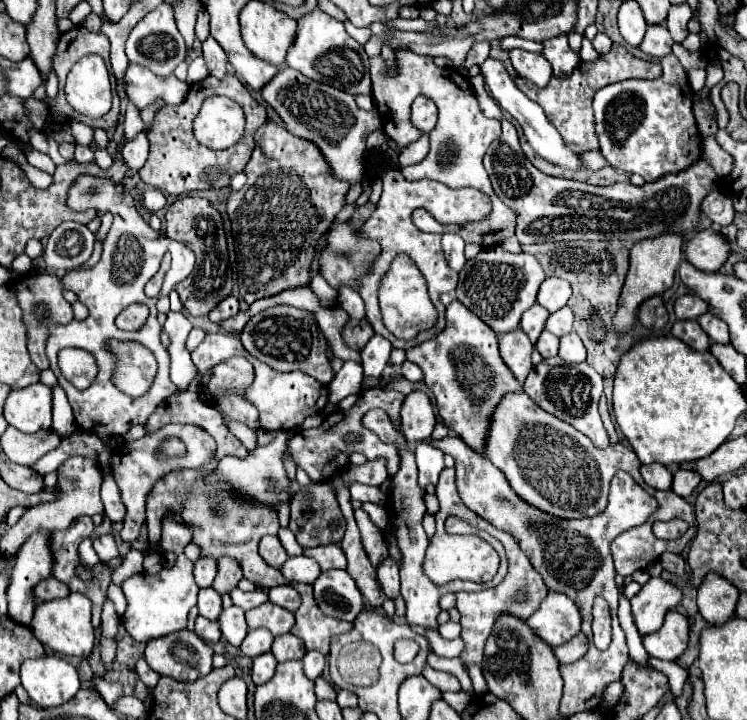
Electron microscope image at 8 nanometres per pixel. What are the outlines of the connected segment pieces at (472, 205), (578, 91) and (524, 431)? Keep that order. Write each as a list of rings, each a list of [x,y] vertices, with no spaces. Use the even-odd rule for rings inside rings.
[[[370,154],[366,158],[366,176],[368,178],[378,178],[382,180],[382,196],[380,196],[380,202],[376,206],[376,210],[372,212],[372,216],[362,224],[360,228],[360,234],[370,238],[370,240],[376,240],[384,246],[382,254],[374,260],[372,268],[360,278],[360,288],[358,288],[358,294],[362,296],[364,304],[366,304],[366,318],[370,320],[370,324],[374,326],[376,334],[388,338],[392,342],[394,348],[414,348],[418,344],[422,344],[424,340],[430,340],[430,338],[436,338],[442,330],[444,330],[444,310],[446,306],[440,302],[440,296],[446,294],[446,292],[452,292],[458,284],[458,274],[444,262],[444,252],[442,252],[442,246],[440,246],[440,236],[438,234],[426,234],[422,230],[418,230],[412,222],[410,222],[410,214],[414,208],[426,208],[426,210],[432,210],[432,212],[438,212],[438,210],[466,210],[466,212],[480,212],[480,220],[486,220],[492,212],[492,204],[490,204],[490,198],[486,194],[482,194],[480,190],[474,190],[474,188],[462,188],[462,190],[452,190],[440,182],[434,182],[434,180],[406,180],[400,172],[400,168],[392,168],[390,164],[386,166],[386,160],[380,156],[380,154]],[[396,254],[408,254],[416,260],[416,266],[420,268],[420,272],[424,274],[426,282],[428,282],[428,292],[430,292],[430,298],[434,302],[434,306],[438,308],[438,326],[432,328],[432,332],[420,332],[418,338],[414,338],[412,342],[400,342],[398,338],[392,338],[392,334],[388,334],[388,330],[384,330],[384,324],[380,322],[380,308],[378,308],[378,298],[376,298],[376,290],[380,286],[380,278],[384,276],[384,270],[388,270],[388,262],[392,262],[392,258]]]
[[[614,43],[606,56],[602,56],[596,62],[582,62],[572,72],[572,76],[568,76],[568,78],[552,76],[552,80],[546,88],[536,88],[520,76],[516,76],[516,84],[528,98],[532,98],[534,102],[538,102],[542,106],[548,120],[558,128],[558,132],[562,134],[562,138],[570,150],[594,150],[594,148],[598,148],[598,138],[594,132],[594,112],[592,112],[592,98],[594,98],[596,90],[600,90],[602,86],[612,84],[612,82],[620,82],[620,80],[628,80],[628,78],[650,78],[652,80],[652,78],[658,78],[660,74],[662,74],[660,64],[640,60],[640,58],[632,56],[625,47]]]
[[[524,392],[506,394],[494,410],[486,452],[526,504],[556,518],[570,520],[600,514],[608,504],[608,486],[618,470],[632,474],[638,485],[651,491],[640,476],[642,462],[634,450],[622,446],[622,442],[610,444],[604,450],[596,448],[588,436],[540,410]]]

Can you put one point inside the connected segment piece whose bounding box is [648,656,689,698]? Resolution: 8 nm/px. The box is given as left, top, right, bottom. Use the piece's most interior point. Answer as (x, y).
(677, 676)

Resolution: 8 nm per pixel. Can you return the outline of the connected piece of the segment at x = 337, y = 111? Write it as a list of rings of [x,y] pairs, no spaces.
[[[288,66],[264,86],[262,98],[278,112],[290,134],[310,140],[320,148],[334,178],[340,178],[352,186],[364,180],[366,138],[370,132],[380,128],[380,116],[376,110],[366,112],[354,102],[352,94],[314,82]]]

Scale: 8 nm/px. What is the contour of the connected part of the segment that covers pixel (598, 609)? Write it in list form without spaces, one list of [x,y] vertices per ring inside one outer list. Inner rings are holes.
[[[598,598],[592,608],[594,622],[592,622],[592,642],[598,650],[608,648],[610,644],[610,608],[604,598]]]

